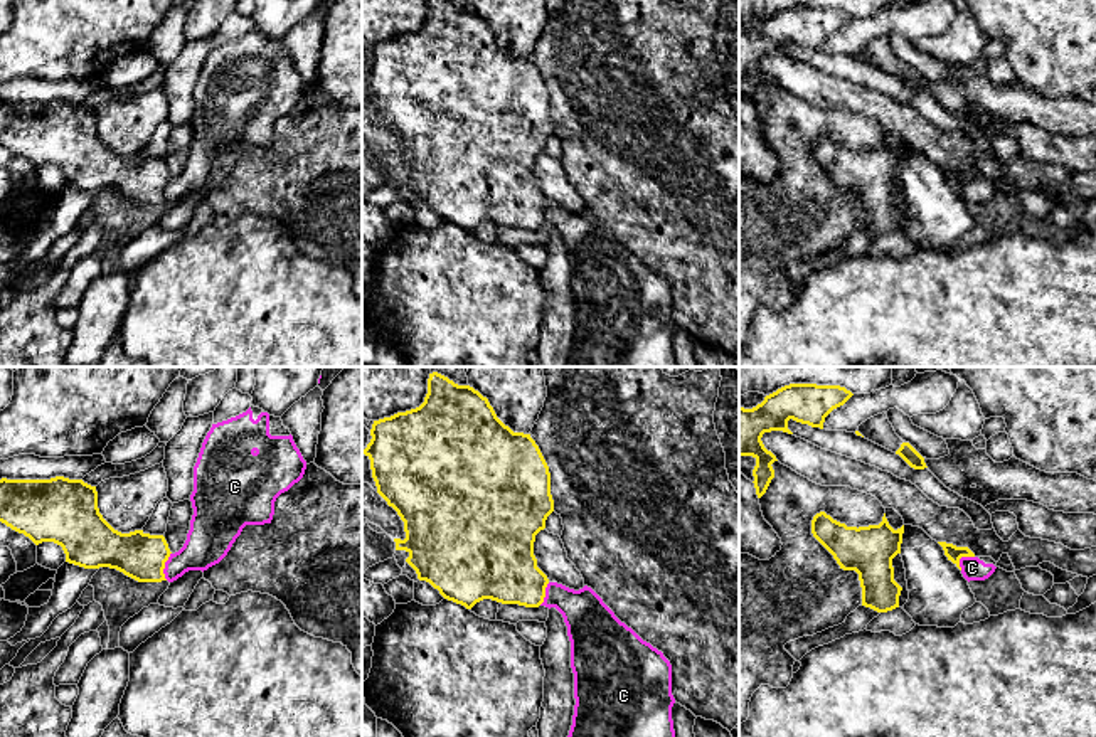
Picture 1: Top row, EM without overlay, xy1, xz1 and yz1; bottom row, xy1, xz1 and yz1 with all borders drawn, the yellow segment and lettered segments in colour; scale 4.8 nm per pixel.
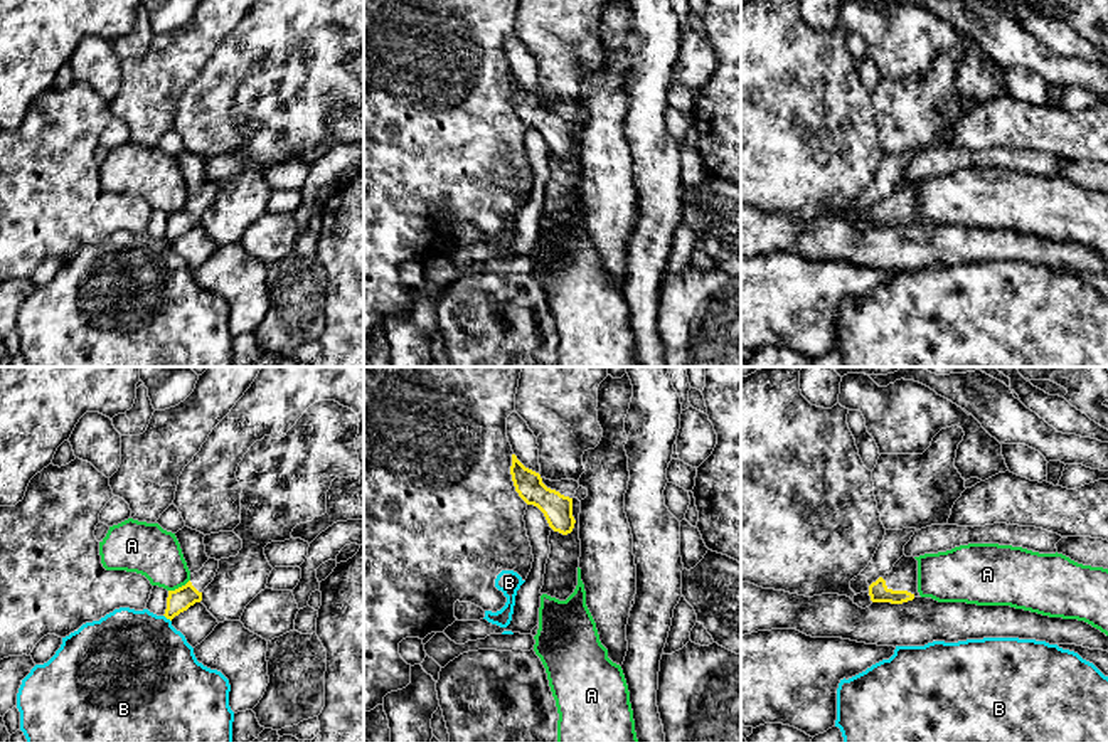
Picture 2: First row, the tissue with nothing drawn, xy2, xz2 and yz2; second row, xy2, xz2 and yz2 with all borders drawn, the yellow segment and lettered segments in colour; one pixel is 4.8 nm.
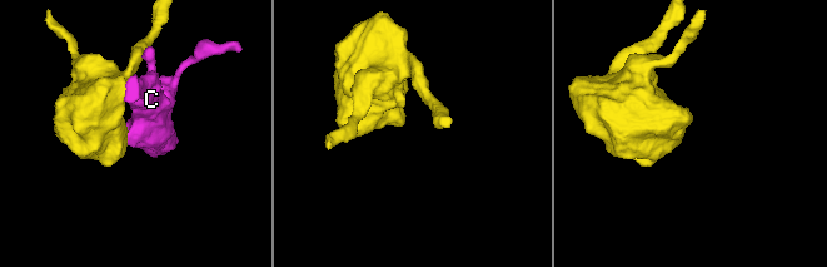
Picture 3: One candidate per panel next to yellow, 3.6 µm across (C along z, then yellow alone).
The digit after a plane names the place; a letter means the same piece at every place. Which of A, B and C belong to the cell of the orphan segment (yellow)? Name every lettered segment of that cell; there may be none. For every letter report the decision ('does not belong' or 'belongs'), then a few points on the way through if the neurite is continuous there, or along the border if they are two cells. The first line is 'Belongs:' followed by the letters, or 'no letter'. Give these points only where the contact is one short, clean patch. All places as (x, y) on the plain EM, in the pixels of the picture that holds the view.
Belongs: no letter
A: does not belong | along xy2 (189, 202), (169, 214)
B: does not belong
C: does not belong | along xy1 (170, 175), (164, 192), (165, 202)

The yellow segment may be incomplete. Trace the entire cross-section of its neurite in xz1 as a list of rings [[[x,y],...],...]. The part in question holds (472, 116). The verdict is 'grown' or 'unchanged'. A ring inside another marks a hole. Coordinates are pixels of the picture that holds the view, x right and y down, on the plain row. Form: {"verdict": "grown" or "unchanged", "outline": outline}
{"verdict": "unchanged", "outline": [[[429,0],[428,17],[424,25],[411,34],[397,35],[391,40],[374,44],[370,52],[370,66],[362,74],[370,82],[372,101],[377,109],[377,116],[392,130],[404,145],[406,162],[394,162],[396,173],[406,173],[409,180],[406,185],[416,194],[419,204],[429,205],[439,217],[456,227],[471,232],[483,222],[492,222],[502,227],[519,227],[525,231],[539,231],[545,220],[545,210],[549,207],[547,199],[537,190],[534,178],[535,158],[545,151],[547,140],[554,135],[554,123],[551,118],[551,96],[549,89],[530,57],[513,56],[495,37],[488,22],[470,8],[458,8],[448,0]]]}

